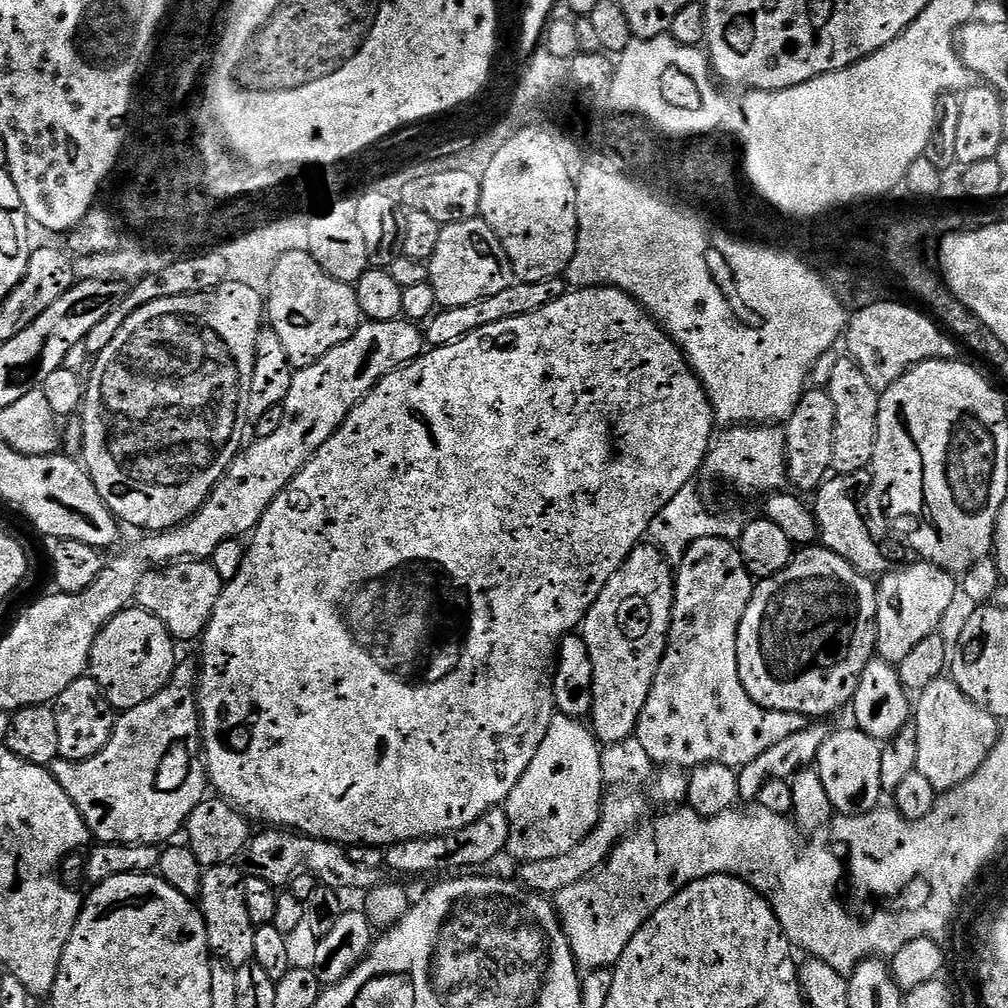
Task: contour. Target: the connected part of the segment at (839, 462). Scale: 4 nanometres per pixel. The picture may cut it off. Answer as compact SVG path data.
M843 358L832 368L832 377L826 383L826 391L834 398L836 425L834 426L834 468L840 474L860 474L874 458L874 446L878 434L878 410L881 393L868 381L863 369L851 358Z

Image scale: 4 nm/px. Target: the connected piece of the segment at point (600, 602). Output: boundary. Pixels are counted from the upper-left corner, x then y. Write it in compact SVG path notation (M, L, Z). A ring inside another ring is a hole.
M641 542L628 555L622 567L613 574L610 582L606 582L594 606L590 606L582 625L582 635L586 642L586 650L590 650L590 662L594 666L590 727L601 745L615 746L634 736L636 723L646 706L650 686L658 674L658 666L668 645L668 632L672 628L672 605L675 599L673 565L655 544Z

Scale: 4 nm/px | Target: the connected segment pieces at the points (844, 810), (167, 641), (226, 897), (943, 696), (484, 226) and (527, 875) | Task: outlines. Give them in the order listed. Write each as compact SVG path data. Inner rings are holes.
M855 726L841 730L833 730L830 738L822 742L822 750L818 750L814 770L822 778L822 786L826 786L826 794L830 794L833 809L842 816L861 816L867 812L877 811L876 804L882 797L882 744L870 734L860 731Z
M129 606L98 634L92 647L90 674L113 708L127 710L142 706L142 702L154 698L154 694L168 685L178 663L175 646L174 637L158 617L143 606Z
M235 863L204 868L198 907L206 926L209 953L215 959L223 960L225 964L231 964L235 969L242 967L243 964L253 963L254 934L257 925L250 922L250 913L246 910L244 876Z
M950 678L930 682L915 697L914 727L918 734L916 771L926 774L937 793L949 792L974 775L986 762L1000 737L1001 721L975 704Z
M483 218L443 225L438 246L427 265L428 283L434 286L436 303L441 309L470 306L470 302L490 298L490 294L499 294L514 283L510 258L498 234Z
M628 790L618 794L622 796L605 795L604 803L600 806L600 821L594 826L590 835L582 842L578 842L574 850L566 850L566 854L558 854L558 858L523 861L519 865L519 883L530 892L539 892L542 896L552 898L566 886L577 884L603 867L616 845L645 819L644 811L647 810L648 804L639 796L640 794L639 791Z

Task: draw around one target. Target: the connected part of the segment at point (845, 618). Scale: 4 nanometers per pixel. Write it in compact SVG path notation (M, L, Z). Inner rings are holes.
M804 546L793 555L785 568L770 578L759 581L753 587L752 597L746 606L746 614L738 626L738 674L742 678L742 686L746 686L746 694L755 704L766 710L775 712L797 712L809 718L828 718L831 712L840 707L851 705L852 695L856 692L858 682L862 678L862 670L872 661L876 652L876 611L878 610L878 584L873 577L860 572L846 558L834 554L823 546Z

